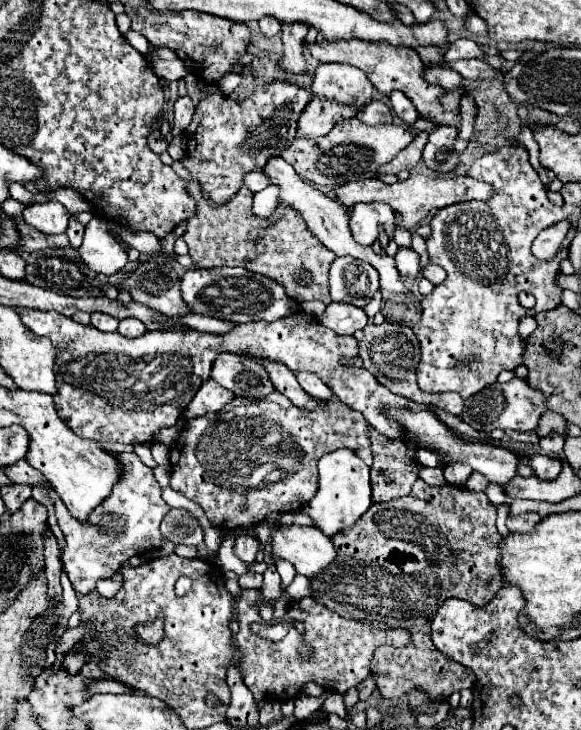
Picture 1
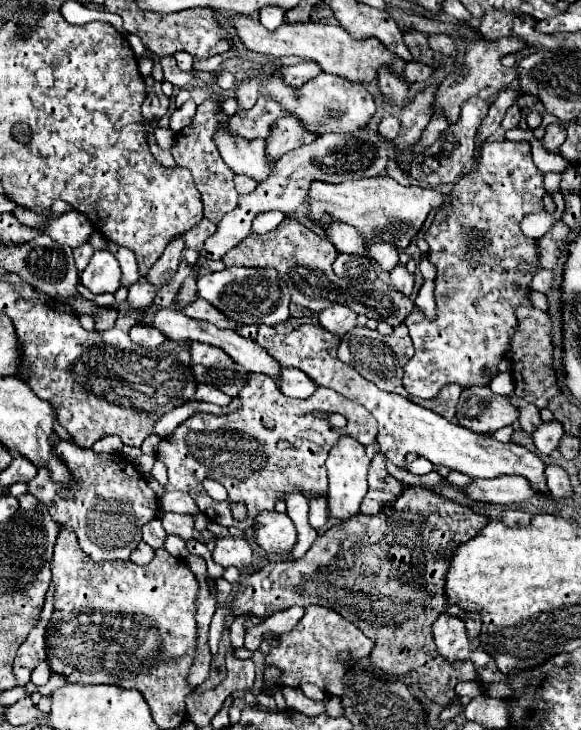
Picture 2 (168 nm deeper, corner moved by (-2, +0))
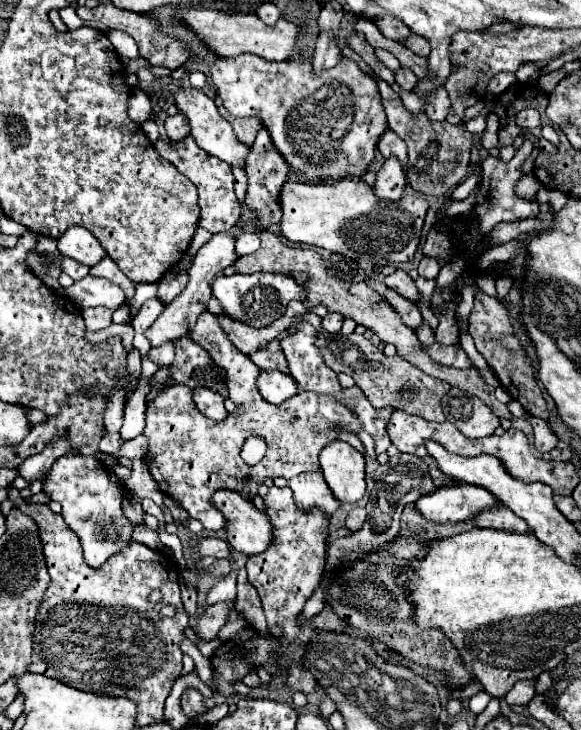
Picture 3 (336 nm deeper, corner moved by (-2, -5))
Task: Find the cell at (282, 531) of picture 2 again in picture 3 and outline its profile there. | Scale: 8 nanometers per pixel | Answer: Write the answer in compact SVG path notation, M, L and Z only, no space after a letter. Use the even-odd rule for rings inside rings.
M218 490L212 498L214 506L228 518L228 542L234 550L248 556L264 552L274 540L270 518L256 510L234 490Z

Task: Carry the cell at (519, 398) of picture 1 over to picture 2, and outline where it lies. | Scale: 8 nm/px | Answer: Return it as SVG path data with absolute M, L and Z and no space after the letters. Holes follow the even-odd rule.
M490 387L462 389L456 405L456 423L476 433L494 433L500 427L512 425L518 419L518 409L508 397L492 393Z

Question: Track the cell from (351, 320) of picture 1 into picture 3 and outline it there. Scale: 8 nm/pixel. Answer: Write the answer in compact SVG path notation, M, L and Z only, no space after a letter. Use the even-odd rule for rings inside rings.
M336 312L326 314L326 316L322 318L322 330L324 330L324 332L330 332L330 334L336 334L336 332L340 332L342 322L344 322L344 316L342 316L342 314L336 314Z

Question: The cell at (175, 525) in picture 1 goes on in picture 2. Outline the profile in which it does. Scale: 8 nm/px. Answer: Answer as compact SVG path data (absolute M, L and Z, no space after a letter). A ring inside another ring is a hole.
M166 513L162 519L162 525L164 525L166 533L170 533L170 535L178 535L184 541L194 539L194 519L188 519L188 515Z

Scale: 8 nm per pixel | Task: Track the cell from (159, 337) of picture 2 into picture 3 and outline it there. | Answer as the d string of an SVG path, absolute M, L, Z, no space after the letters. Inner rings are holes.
M164 342L162 346L152 346L146 356L158 366L172 364L172 360L174 360L174 344L172 342Z

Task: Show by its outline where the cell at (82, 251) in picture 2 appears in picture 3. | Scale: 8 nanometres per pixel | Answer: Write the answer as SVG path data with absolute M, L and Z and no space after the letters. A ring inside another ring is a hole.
M62 258L62 266L64 266L64 274L68 274L72 280L82 280L90 272L88 266L84 266L72 258Z

